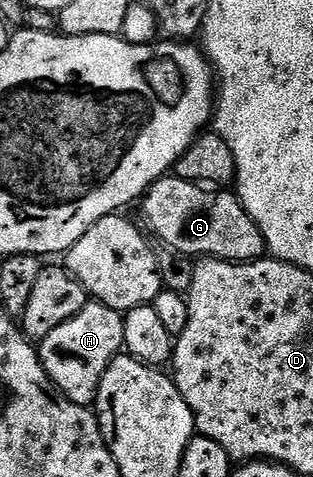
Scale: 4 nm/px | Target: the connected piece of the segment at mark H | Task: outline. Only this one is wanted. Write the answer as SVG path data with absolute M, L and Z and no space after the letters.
M91 299L87 305L73 315L73 319L65 319L61 327L49 331L43 341L38 342L39 358L49 375L49 379L58 387L61 393L73 403L90 406L99 393L99 384L109 367L109 363L115 357L120 356L123 349L123 313L117 309L111 309L100 301Z

